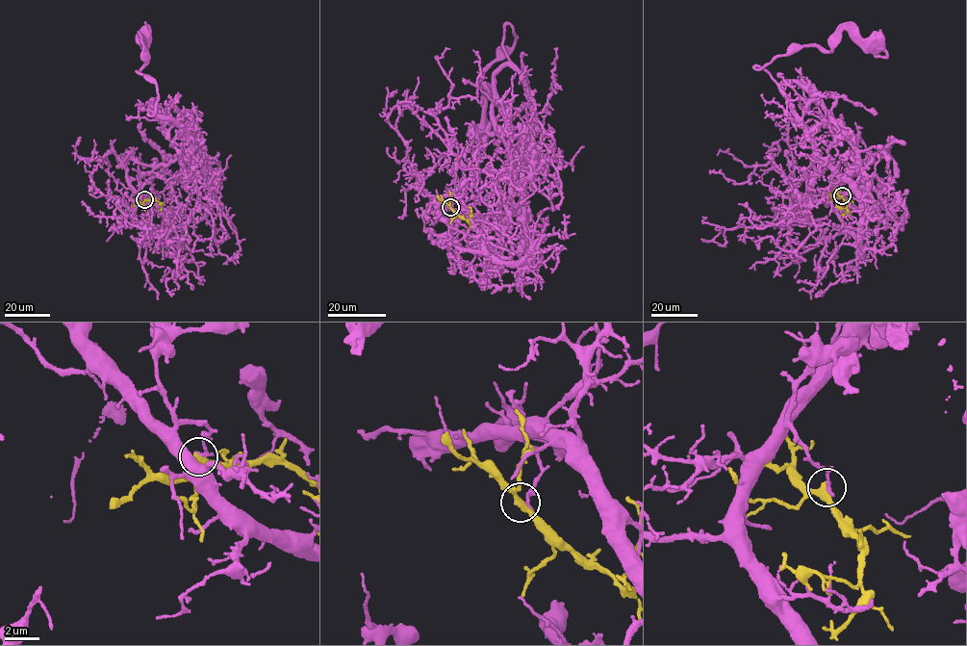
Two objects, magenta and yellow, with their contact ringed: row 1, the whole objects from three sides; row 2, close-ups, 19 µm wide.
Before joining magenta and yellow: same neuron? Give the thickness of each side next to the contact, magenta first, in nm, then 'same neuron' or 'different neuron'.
200/380 nm | different neuron

